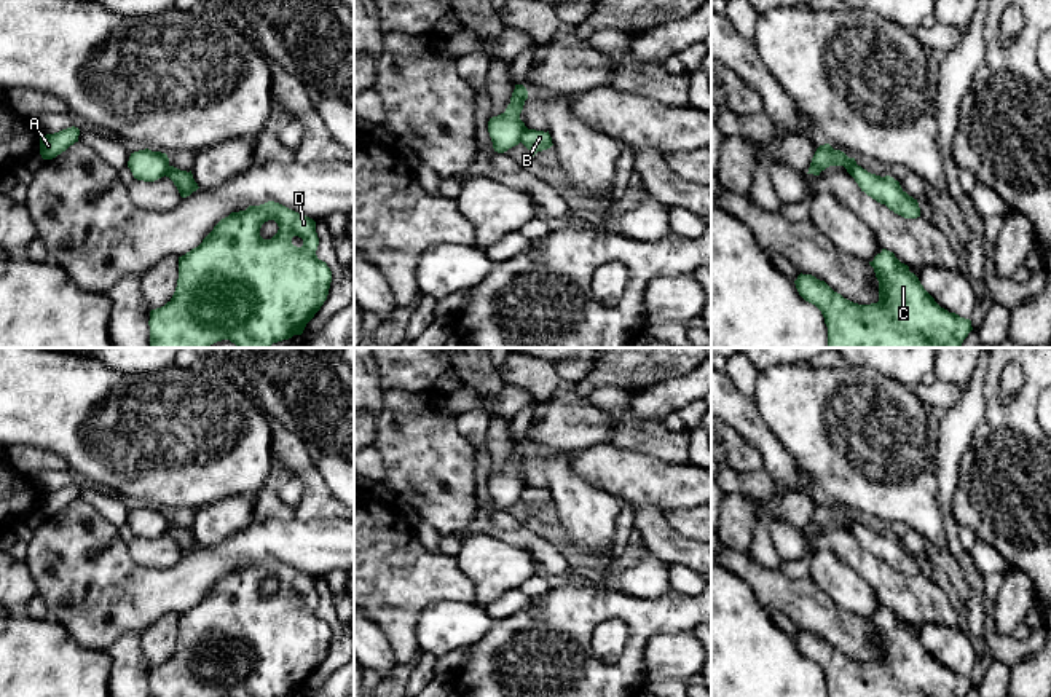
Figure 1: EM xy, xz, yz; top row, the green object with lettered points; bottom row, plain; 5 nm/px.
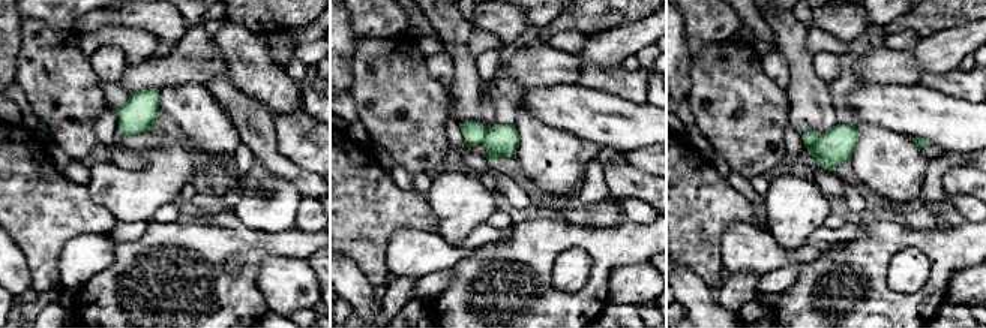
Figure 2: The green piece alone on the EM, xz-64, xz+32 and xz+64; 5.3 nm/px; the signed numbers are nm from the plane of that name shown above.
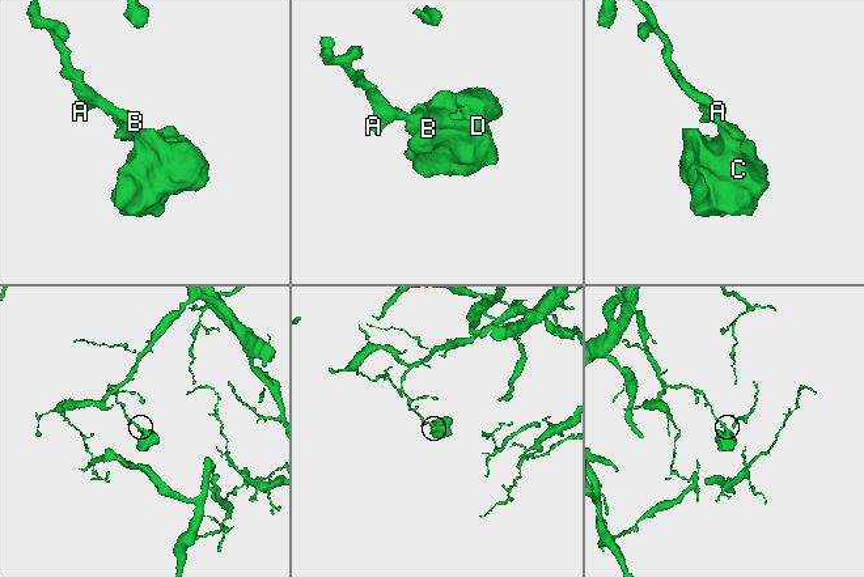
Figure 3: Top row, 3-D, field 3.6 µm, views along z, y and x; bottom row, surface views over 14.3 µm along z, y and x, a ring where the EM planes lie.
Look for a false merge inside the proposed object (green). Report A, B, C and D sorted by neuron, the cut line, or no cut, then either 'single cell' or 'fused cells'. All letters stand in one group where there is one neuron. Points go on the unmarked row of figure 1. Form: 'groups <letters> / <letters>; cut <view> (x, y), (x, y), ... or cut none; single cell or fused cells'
groups A / B C D; cut xz (527, 485), (520, 498); fused cells

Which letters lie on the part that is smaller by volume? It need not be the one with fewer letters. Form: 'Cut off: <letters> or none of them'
Cut off: B, C, D

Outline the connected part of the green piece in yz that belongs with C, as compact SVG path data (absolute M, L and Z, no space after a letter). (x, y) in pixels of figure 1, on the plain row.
M882 606L869 622L879 638L879 659L871 662L844 656L812 632L801 630L794 638L799 652L821 668L828 697L965 697L973 687L970 676L941 665L893 609Z

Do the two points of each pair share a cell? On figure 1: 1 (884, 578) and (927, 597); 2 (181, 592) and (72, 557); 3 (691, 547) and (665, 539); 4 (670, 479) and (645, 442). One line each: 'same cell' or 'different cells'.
1: same cell
2: same cell
3: same cell
4: different cells

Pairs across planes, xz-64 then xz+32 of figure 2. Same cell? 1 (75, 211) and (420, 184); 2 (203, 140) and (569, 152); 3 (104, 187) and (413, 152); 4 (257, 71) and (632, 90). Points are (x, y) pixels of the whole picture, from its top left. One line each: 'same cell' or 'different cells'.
1: different cells
2: same cell
3: different cells
4: same cell

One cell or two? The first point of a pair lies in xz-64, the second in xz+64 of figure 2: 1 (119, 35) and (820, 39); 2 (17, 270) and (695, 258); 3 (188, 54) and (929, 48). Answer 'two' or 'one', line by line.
1: one
2: two
3: one

